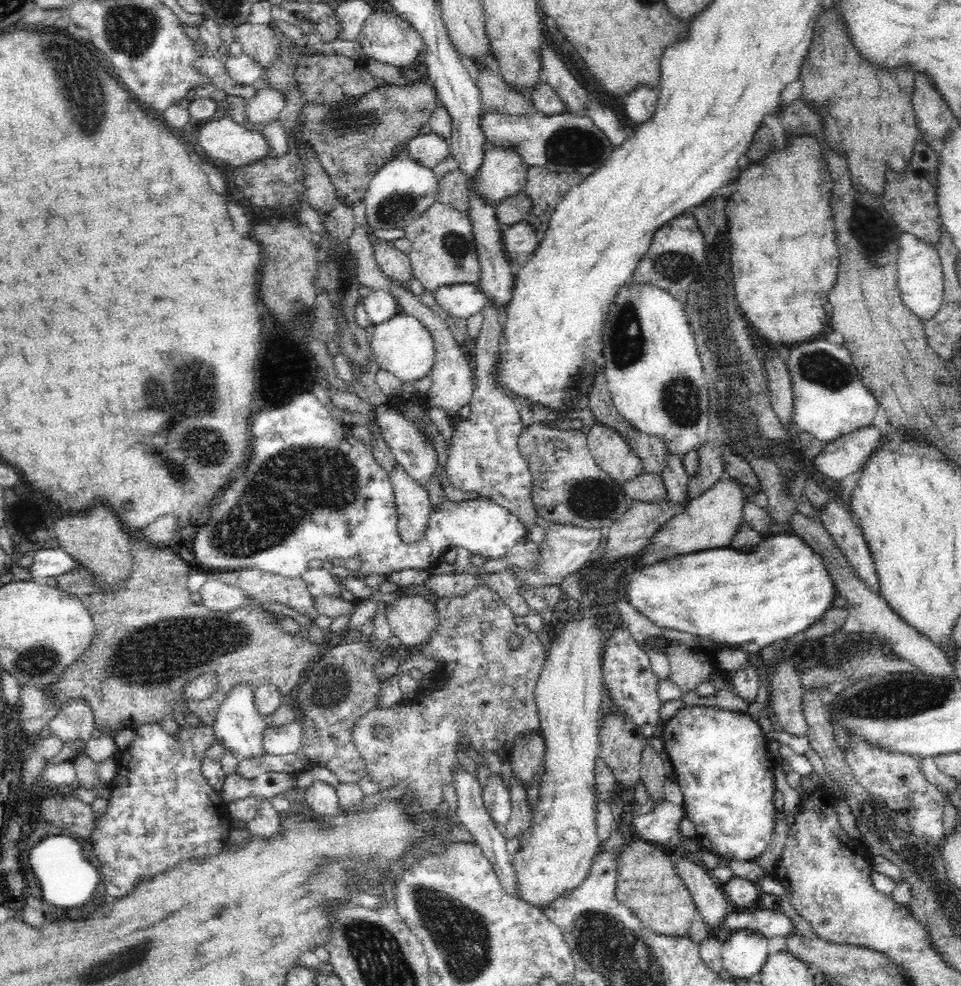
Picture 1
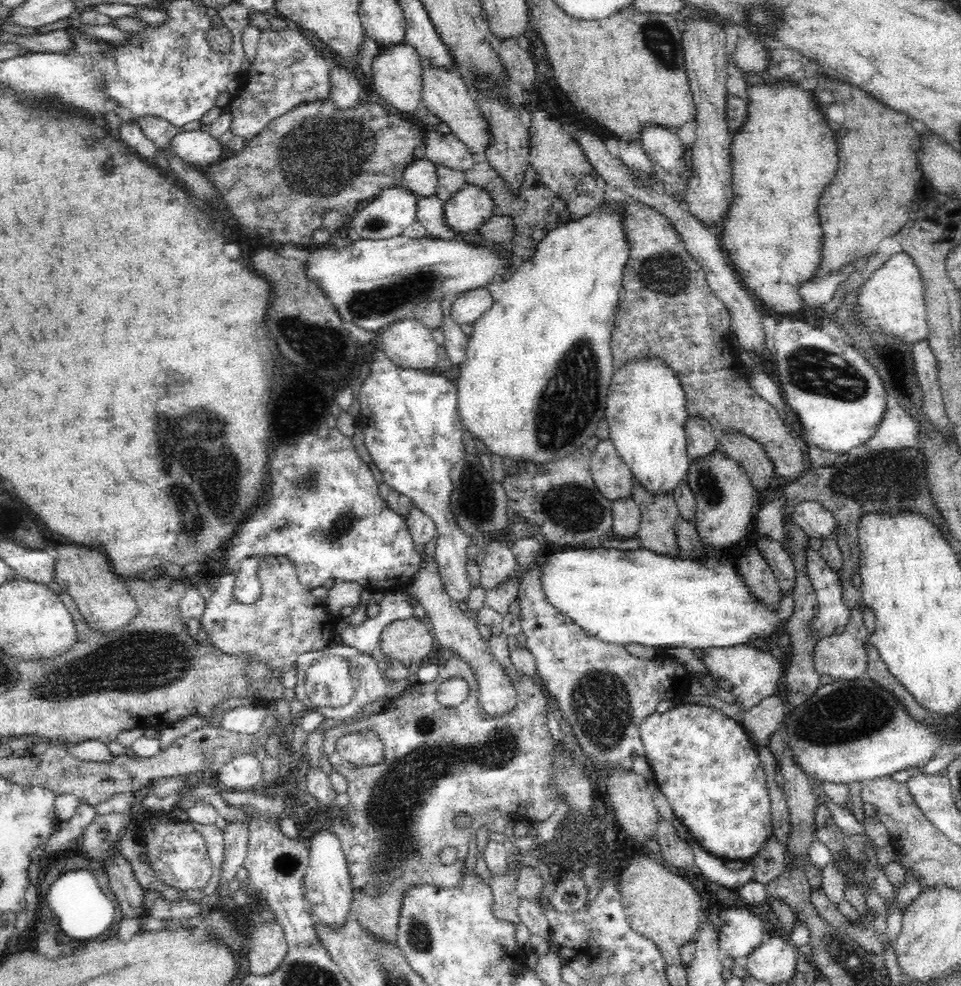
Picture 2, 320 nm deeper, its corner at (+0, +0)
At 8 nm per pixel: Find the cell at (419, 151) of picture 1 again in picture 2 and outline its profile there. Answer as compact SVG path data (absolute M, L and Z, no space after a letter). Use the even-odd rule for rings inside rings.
M426 157L415 158L412 162L409 162L404 169L403 177L405 178L405 186L412 189L419 197L436 194L438 184L438 173L436 170L438 170L438 167L439 165Z

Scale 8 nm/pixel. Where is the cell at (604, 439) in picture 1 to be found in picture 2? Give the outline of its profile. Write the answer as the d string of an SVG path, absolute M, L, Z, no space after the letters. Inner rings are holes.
M611 439L600 440L598 445L592 450L591 473L598 490L610 500L615 501L619 498L631 496L634 475L630 467L628 467L628 464L626 464L624 459L616 452L615 445L612 443Z

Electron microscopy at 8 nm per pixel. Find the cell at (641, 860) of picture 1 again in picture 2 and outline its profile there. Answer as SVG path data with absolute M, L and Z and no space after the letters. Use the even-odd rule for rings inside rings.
M654 855L638 856L638 858L632 859L630 864L623 868L619 879L621 903L624 906L625 916L630 927L640 935L654 941L663 952L668 964L682 964L684 968L687 968L688 965L681 960L679 948L682 944L693 940L698 927L700 927L701 914L704 912L704 906L702 906L704 903L700 900L694 884L692 885L692 882L670 872L666 864Z

